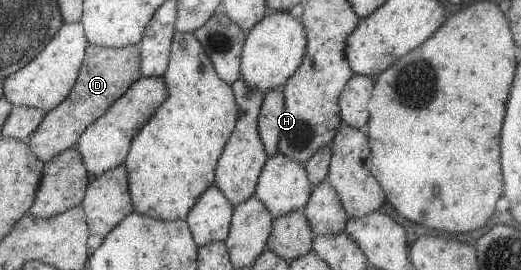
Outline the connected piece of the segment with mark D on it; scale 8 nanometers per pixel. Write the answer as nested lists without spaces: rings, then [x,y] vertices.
[[[89,44],[76,80],[64,100],[49,110],[29,136],[26,142],[38,160],[46,162],[59,152],[74,147],[85,128],[92,124],[106,109],[124,94],[135,80],[142,77],[140,72],[140,53],[137,45],[125,47],[101,47]]]

